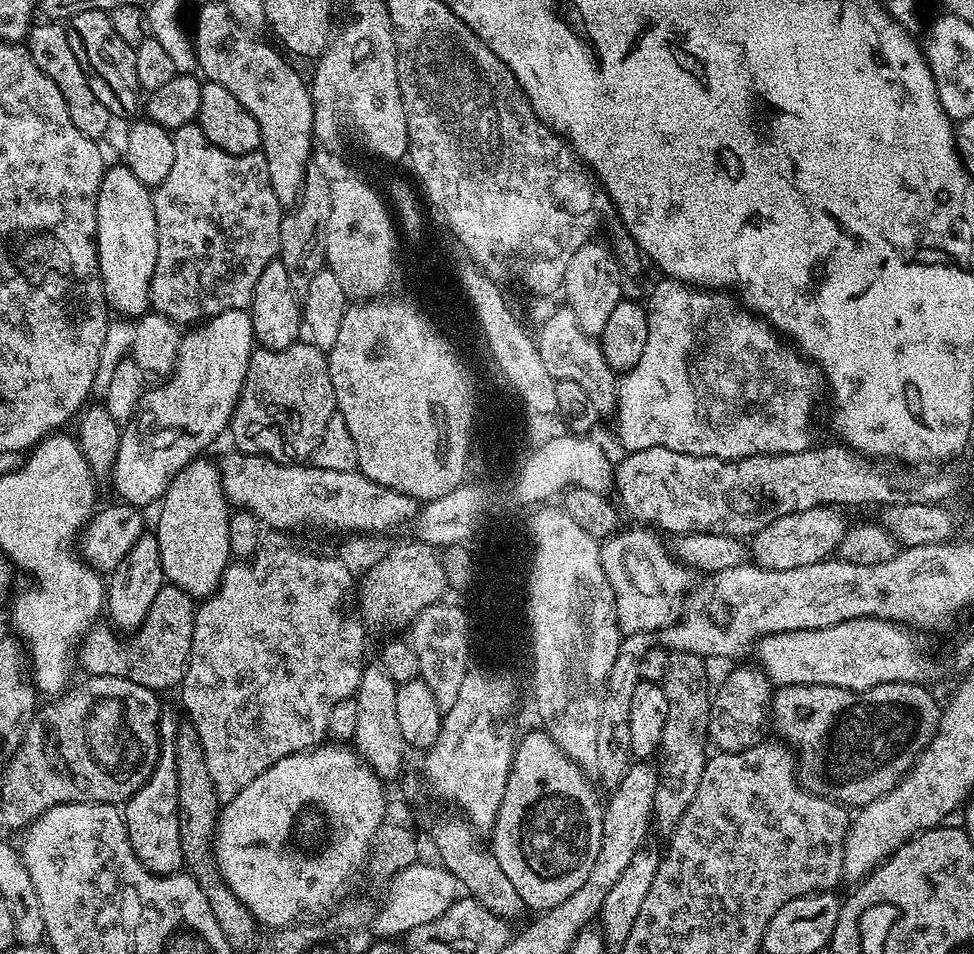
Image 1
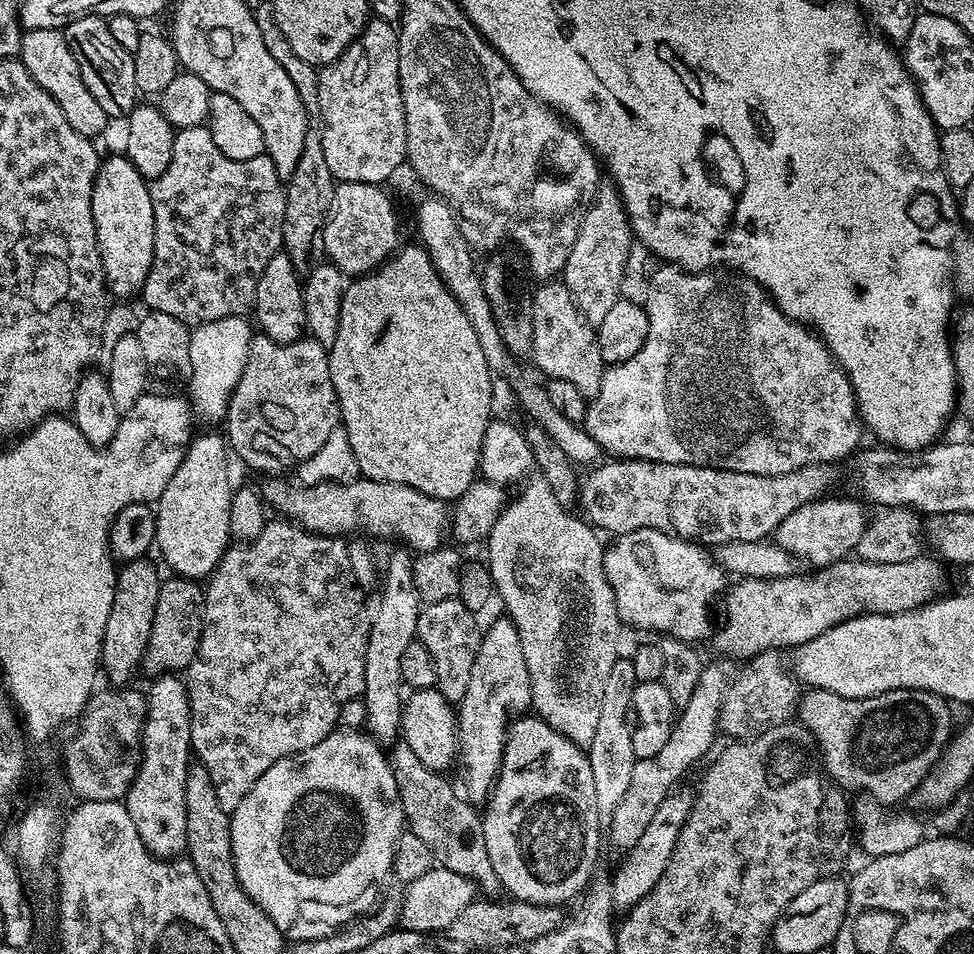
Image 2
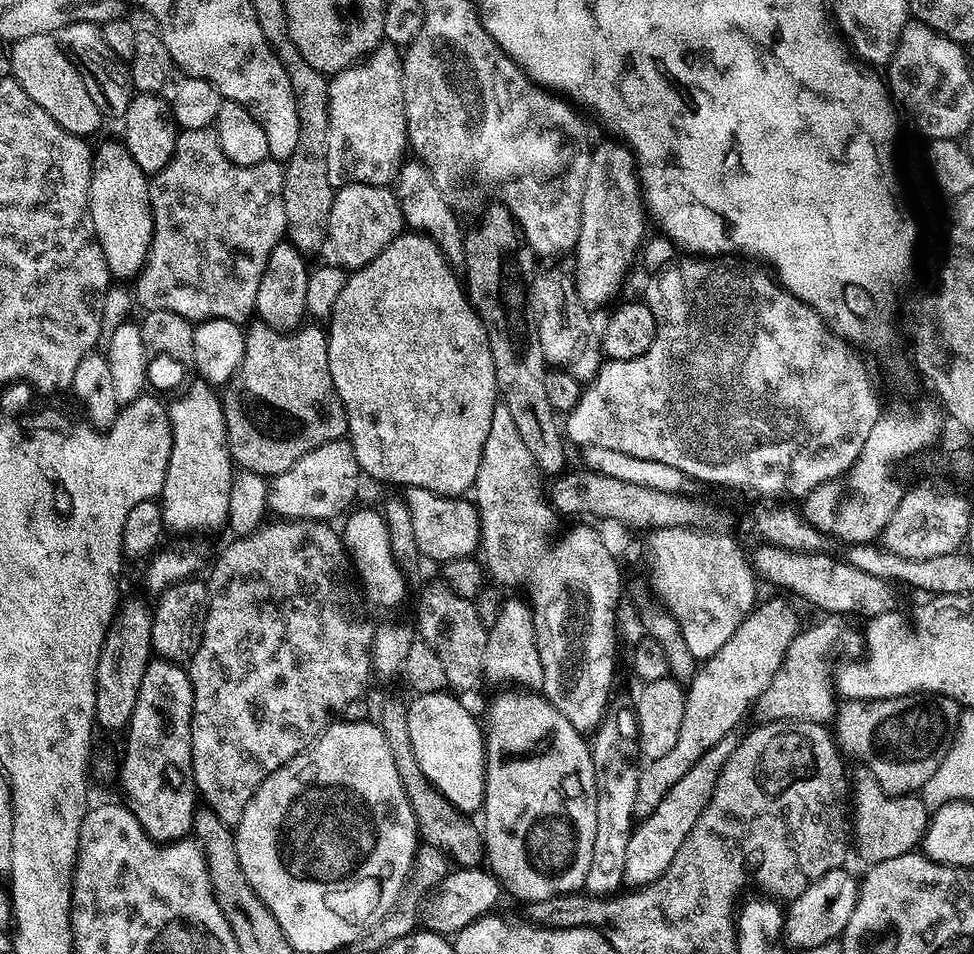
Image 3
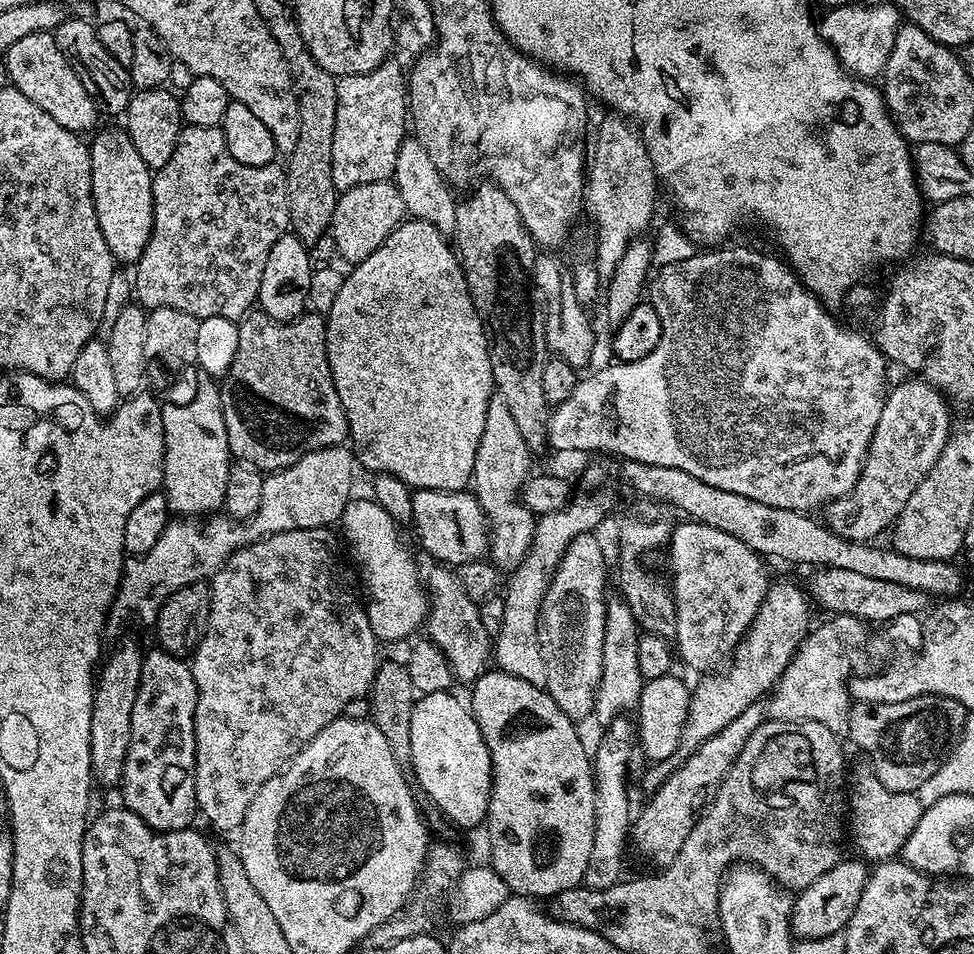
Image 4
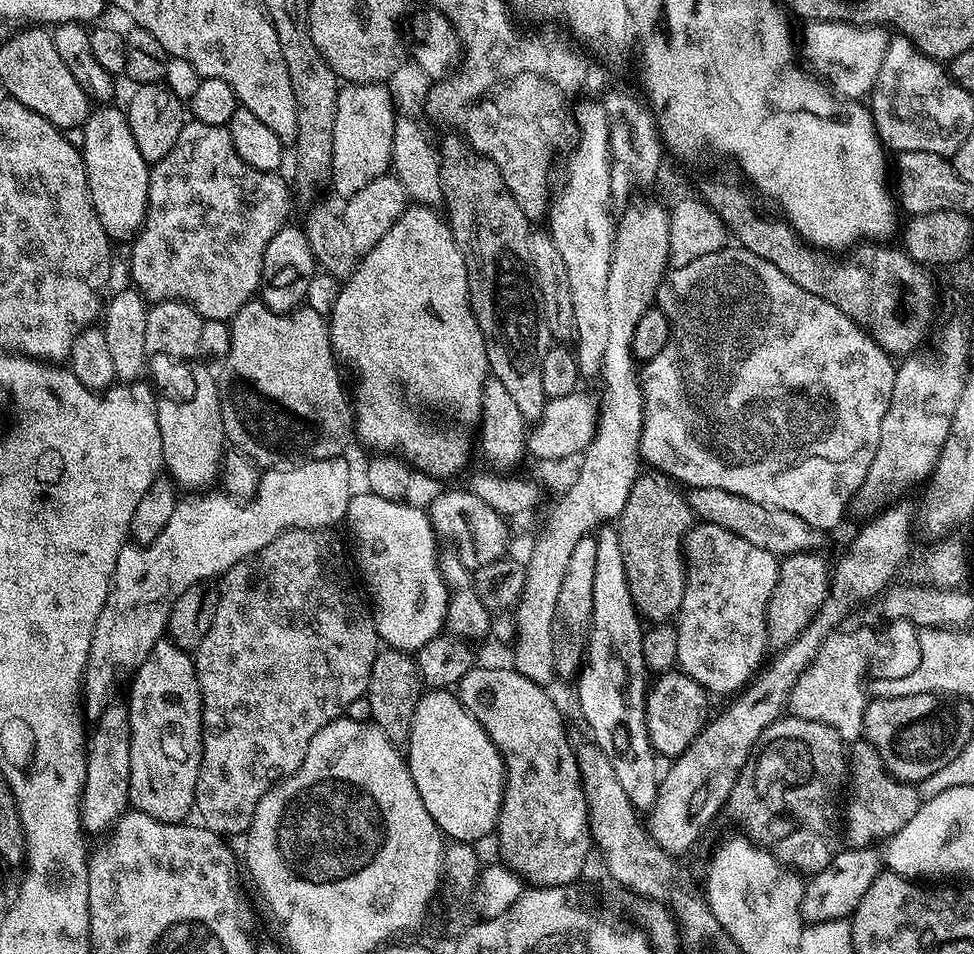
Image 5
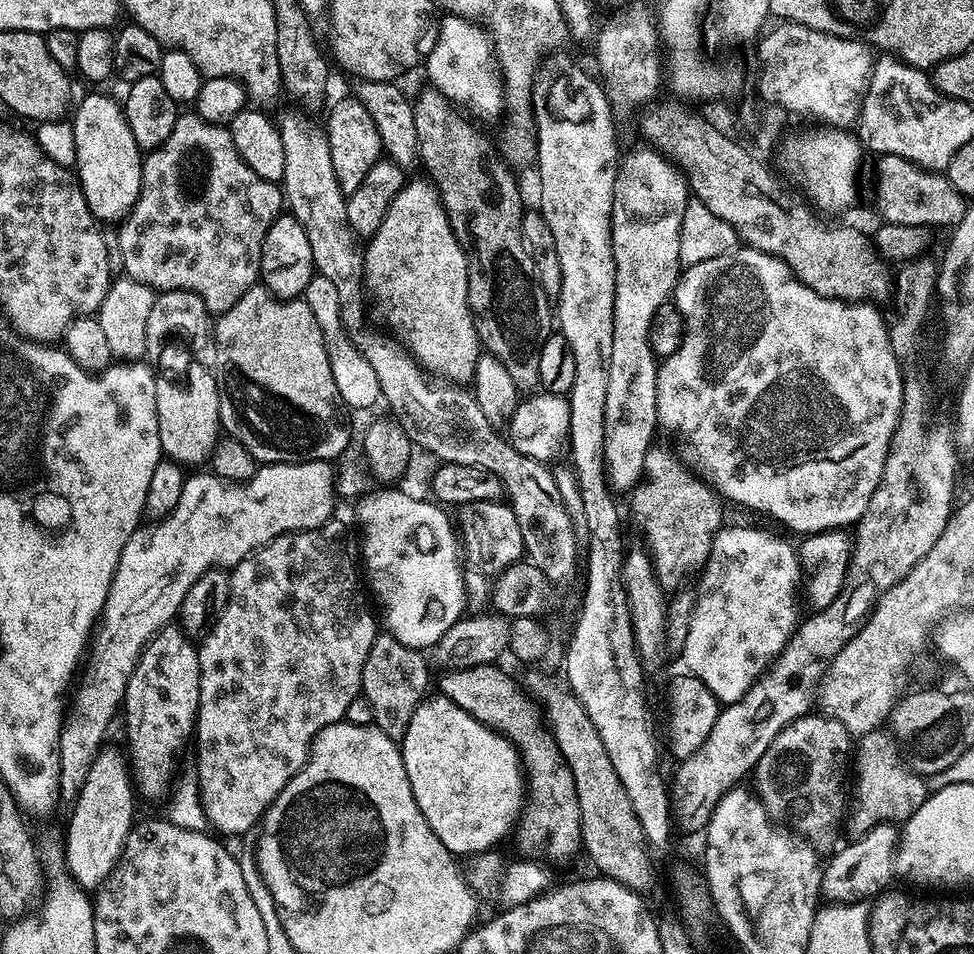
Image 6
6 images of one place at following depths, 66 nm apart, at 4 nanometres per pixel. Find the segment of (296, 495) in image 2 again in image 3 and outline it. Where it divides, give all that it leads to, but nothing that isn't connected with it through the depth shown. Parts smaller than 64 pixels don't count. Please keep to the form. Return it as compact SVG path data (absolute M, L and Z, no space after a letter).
M404 488L402 499L410 510L414 524L414 542L425 561L452 560L471 557L480 546L480 513L471 499L439 496L430 490Z

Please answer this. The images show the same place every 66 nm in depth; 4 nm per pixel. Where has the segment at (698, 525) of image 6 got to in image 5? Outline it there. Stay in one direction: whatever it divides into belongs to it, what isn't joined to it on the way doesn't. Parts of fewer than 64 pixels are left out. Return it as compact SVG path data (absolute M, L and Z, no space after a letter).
M659 470L641 471L630 490L630 498L626 498L626 506L620 511L618 517L618 531L622 542L622 562L628 579L630 598L635 607L640 604L638 608L644 608L644 612L648 612L644 618L645 621L656 616L653 625L669 623L664 616L668 617L670 622L679 617L682 594L686 590L688 581L684 538L694 527L694 513L691 506L688 505L687 495L683 491L680 493L679 490L681 491L677 481L673 480L671 476L665 476Z

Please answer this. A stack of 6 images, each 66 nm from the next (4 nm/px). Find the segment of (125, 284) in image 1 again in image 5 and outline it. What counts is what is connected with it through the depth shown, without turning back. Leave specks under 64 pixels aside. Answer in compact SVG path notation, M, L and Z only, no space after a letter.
M96 106L88 113L88 121L82 126L84 132L84 144L82 143L82 155L86 166L86 178L90 198L94 202L94 210L98 214L98 222L106 230L109 241L131 241L144 224L144 215L148 213L148 173L150 166L142 158L142 153L134 143L134 134L130 134L130 122L125 109L108 108L112 106Z

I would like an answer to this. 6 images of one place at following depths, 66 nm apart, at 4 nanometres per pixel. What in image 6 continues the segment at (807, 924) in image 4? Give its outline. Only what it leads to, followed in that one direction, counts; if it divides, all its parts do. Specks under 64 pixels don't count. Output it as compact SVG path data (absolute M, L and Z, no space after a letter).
M879 824L866 835L857 836L848 843L852 844L831 853L832 861L825 863L820 873L820 895L825 901L833 904L871 901L879 897L891 885L888 883L894 880L894 853L898 832L893 825Z

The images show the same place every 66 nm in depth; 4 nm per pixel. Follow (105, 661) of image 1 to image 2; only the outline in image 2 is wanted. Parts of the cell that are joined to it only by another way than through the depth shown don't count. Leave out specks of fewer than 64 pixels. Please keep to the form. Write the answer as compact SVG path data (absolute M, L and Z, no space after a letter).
M173 575L172 580L165 579L160 586L158 606L154 610L154 626L150 634L148 648L144 652L143 671L155 678L161 674L180 674L191 664L200 645L200 631L204 625L204 588L197 581L185 580L184 577Z

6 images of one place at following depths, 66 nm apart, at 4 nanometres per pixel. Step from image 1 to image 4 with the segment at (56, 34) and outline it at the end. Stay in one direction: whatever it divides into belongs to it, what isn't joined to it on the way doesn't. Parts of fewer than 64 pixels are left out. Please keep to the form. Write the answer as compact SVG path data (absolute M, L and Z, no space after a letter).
M52 32L29 34L27 38L14 42L14 46L3 53L2 62L8 71L11 87L22 90L22 94L26 94L34 106L42 106L42 110L46 110L46 114L50 114L58 126L77 134L91 133L97 127L98 109L94 98L86 94L86 86L82 86L78 74L74 74L62 50L58 50L58 42Z

